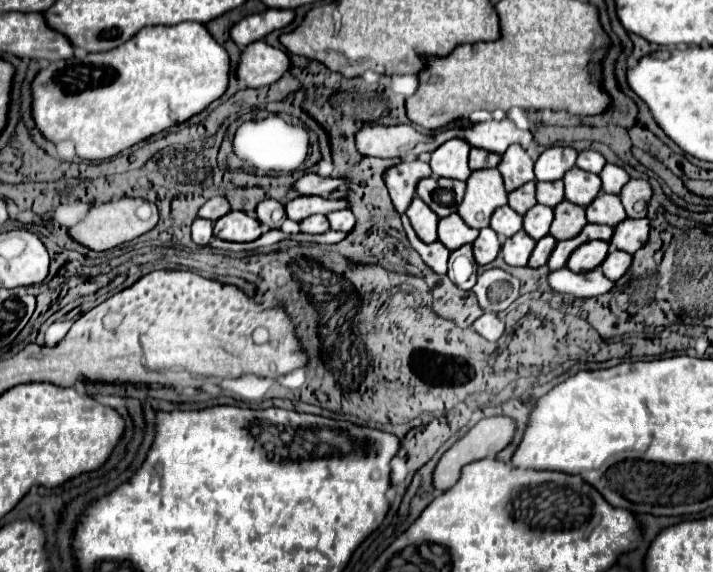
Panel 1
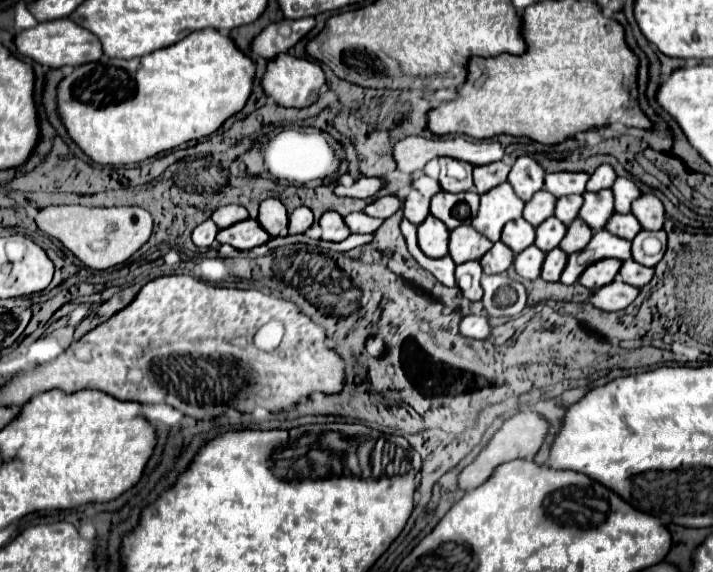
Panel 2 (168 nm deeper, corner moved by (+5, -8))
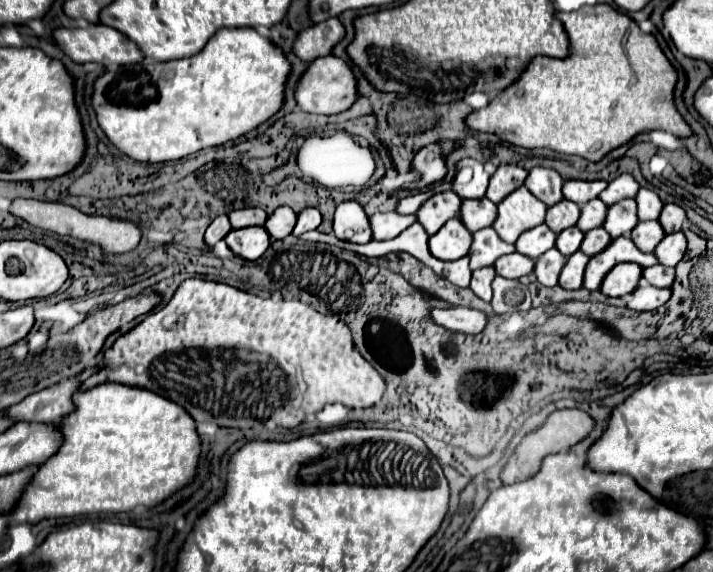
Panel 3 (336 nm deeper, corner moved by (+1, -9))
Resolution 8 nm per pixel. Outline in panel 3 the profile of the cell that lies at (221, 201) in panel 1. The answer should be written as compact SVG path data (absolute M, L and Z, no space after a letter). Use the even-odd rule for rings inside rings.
M247 207L247 209L237 209L229 213L229 221L233 229L243 229L243 227L253 227L253 225L265 225L267 213L259 207Z

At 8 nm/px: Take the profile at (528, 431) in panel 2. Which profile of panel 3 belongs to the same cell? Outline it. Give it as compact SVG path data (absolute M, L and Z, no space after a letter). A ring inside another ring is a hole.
M563 409L563 411L551 413L549 419L547 419L547 423L545 423L541 429L529 433L529 435L519 443L519 447L515 449L511 461L507 463L507 467L505 467L503 473L501 473L503 483L519 483L519 481L525 481L525 479L533 477L533 475L541 469L541 463L543 463L543 459L545 459L547 455L559 453L559 451L569 449L569 447L573 447L575 443L583 441L583 439L593 431L593 427L595 427L595 419L593 419L587 411L581 411L581 409Z

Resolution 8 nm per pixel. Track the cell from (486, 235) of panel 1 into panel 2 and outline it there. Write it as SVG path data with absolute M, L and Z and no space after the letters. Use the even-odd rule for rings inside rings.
M495 242L493 248L485 252L485 256L481 256L479 262L485 274L499 274L513 264L513 252L503 242Z

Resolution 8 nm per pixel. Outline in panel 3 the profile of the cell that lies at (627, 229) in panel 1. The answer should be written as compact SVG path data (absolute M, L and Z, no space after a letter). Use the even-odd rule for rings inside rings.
M679 231L679 233L667 235L667 237L657 245L655 255L659 257L659 263L661 263L661 265L675 267L675 265L685 257L685 251L687 251L687 239L685 239L683 231Z

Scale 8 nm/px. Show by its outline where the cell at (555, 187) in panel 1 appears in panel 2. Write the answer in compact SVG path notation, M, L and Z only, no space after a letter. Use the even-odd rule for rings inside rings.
M573 194L573 196L561 196L555 202L555 216L567 226L569 222L573 222L573 218L577 218L577 210L581 208L581 196Z

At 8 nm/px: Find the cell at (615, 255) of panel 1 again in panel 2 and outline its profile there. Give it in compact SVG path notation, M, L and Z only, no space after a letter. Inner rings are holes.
M625 260L625 262L621 264L619 278L621 278L623 282L631 284L631 286L641 288L641 286L645 286L645 284L651 280L651 272L653 272L653 270L647 268L647 266L641 266L641 264L633 262L633 260Z

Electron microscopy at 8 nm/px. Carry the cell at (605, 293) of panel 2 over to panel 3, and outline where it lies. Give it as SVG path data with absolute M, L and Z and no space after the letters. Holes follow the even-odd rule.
M641 281L637 291L633 291L633 295L629 297L627 307L633 311L655 311L669 299L671 299L671 289L659 289Z

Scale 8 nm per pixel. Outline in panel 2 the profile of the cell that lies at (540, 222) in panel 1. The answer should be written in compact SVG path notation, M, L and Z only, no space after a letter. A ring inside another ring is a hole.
M551 216L535 228L535 246L543 252L549 252L559 246L563 236L565 236L565 226L555 216Z

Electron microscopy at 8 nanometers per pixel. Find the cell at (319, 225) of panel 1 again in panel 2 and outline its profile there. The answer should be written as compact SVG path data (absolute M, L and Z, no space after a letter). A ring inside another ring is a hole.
M327 212L321 216L319 220L321 226L321 240L329 240L329 242L341 242L349 236L349 230L345 230L345 222L343 216L339 216L337 212Z

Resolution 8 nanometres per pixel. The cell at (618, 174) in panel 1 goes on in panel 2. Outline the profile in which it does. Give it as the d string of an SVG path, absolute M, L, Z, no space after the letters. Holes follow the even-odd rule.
M615 178L611 192L613 192L613 200L615 200L615 210L621 214L627 214L631 210L633 198L637 198L641 194L641 190L637 190L637 186L631 178Z

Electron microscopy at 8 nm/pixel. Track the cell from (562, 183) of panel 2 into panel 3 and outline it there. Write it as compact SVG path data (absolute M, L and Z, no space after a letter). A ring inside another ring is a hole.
M565 181L563 195L577 205L585 205L591 199L597 199L607 185L607 181Z

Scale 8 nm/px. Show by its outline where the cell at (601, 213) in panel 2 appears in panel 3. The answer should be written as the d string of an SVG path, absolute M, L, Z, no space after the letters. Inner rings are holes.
M625 199L625 203L617 203L617 207L609 207L609 219L605 219L603 227L613 235L613 239L629 235L635 225L639 223L637 219L637 203L635 199Z

